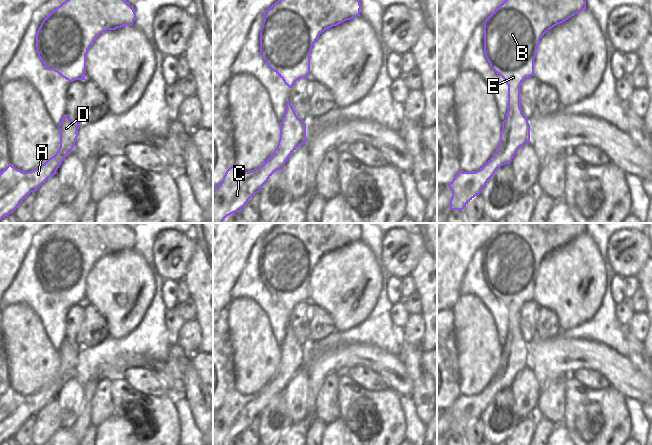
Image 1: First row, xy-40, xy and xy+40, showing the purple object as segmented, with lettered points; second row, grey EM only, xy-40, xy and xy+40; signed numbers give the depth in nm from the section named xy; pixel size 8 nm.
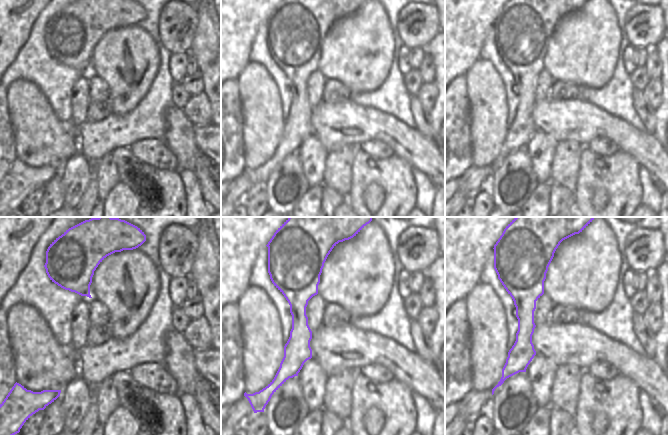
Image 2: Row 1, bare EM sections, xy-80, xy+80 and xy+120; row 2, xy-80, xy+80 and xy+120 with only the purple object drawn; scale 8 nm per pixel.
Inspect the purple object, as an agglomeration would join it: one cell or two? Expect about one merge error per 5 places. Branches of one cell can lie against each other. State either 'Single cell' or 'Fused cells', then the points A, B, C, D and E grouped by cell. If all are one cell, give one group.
Single cell. Groups: A B C D E.

